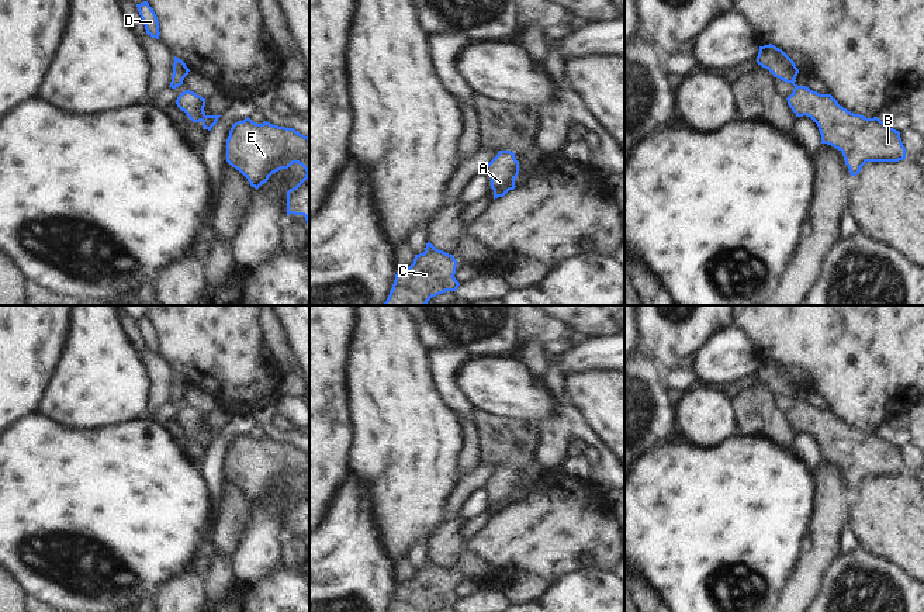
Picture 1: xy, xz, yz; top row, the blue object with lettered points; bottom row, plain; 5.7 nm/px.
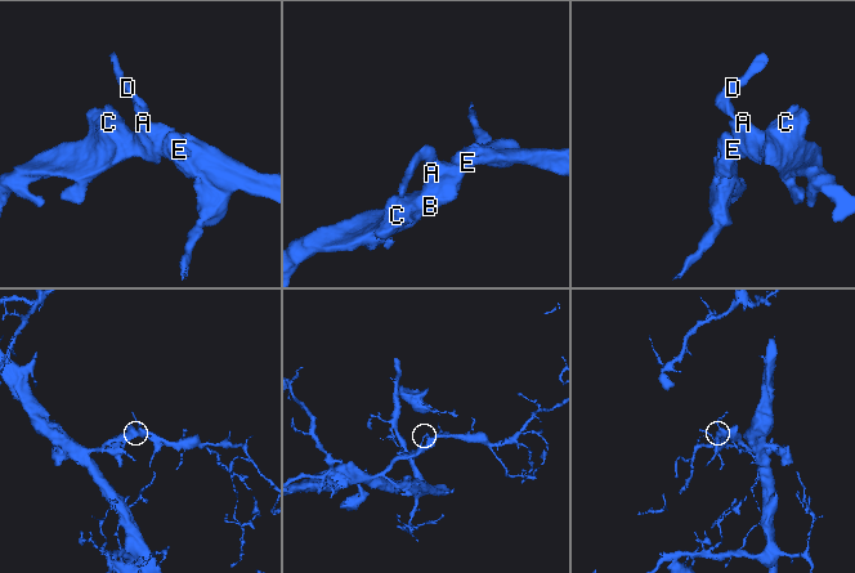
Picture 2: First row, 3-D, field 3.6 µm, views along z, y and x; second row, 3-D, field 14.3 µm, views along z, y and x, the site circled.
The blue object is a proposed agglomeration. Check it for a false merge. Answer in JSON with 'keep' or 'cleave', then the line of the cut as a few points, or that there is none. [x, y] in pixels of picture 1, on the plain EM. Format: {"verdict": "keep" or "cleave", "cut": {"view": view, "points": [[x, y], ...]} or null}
{"verdict": "keep", "cut": null}

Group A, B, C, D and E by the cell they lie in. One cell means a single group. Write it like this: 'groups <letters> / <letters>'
groups A B C D E

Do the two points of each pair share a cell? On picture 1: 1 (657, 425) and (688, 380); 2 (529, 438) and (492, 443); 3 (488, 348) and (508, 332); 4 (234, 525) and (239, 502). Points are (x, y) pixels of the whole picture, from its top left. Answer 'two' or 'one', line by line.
1: two
2: one
3: one
4: one

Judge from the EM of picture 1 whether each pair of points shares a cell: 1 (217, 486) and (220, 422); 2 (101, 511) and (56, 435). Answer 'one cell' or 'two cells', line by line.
1: two cells
2: one cell

